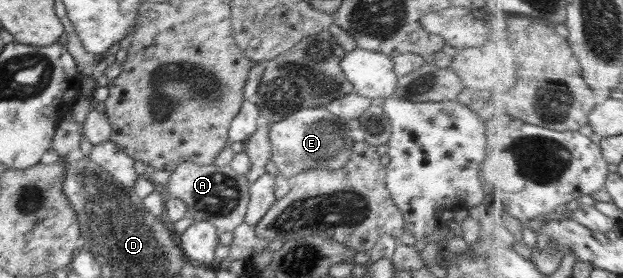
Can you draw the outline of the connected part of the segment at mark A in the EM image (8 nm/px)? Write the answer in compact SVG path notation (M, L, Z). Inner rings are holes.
M187 161L175 167L175 170L170 173L165 187L172 196L180 198L185 202L188 215L193 216L195 221L207 221L214 224L220 232L227 231L234 233L235 228L244 222L247 205L249 204L249 185L250 182L247 180L246 175L235 172L229 165L218 166L214 163L200 165Z

